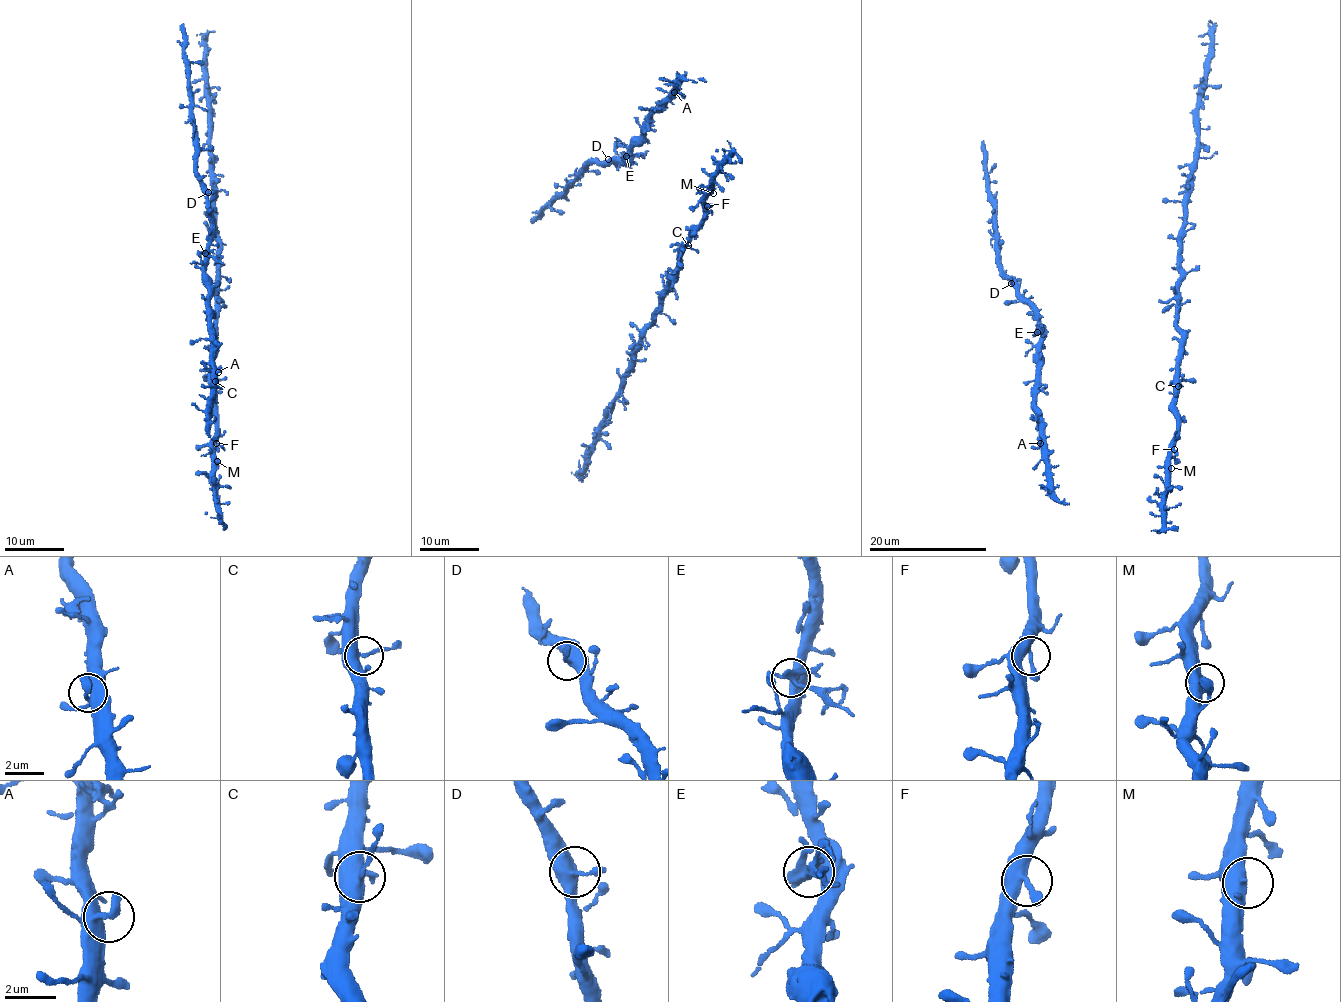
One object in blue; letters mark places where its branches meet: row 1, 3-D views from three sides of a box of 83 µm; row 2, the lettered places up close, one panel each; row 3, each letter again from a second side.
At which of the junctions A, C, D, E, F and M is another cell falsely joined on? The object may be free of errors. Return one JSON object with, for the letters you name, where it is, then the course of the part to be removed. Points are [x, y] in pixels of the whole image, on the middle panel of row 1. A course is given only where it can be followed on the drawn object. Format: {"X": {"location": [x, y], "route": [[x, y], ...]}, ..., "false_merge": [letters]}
{"E": {"location": [626, 156], "route": [[627, 157], [648, 151]]}, "false_merge": ["E"]}

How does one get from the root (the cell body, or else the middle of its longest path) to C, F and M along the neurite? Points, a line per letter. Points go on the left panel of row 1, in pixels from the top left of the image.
C: (214, 485), (215, 381)
F: (214, 485), (212, 445), (216, 443)
M: (214, 485), (213, 463), (217, 461)

